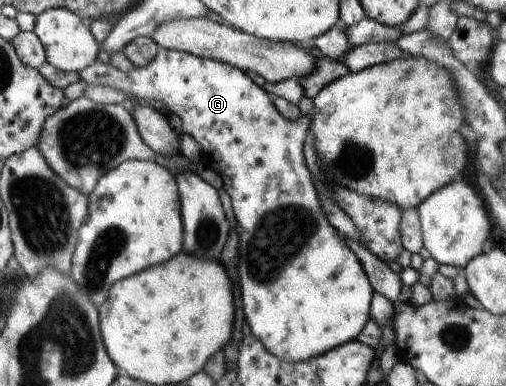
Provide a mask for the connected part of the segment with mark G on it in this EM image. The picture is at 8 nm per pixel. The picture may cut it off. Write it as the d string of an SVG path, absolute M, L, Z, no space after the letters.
M160 48L155 59L150 61L149 65L144 68L135 68L128 74L115 69L111 64L106 65L98 59L93 62L93 65L80 71L80 79L86 81L88 85L118 89L127 95L138 97L141 103L147 104L151 99L163 101L167 105L169 113L178 115L181 118L182 133L191 135L202 146L204 160L209 166L212 166L212 169L223 180L223 187L231 197L233 215L236 219L235 223L239 223L239 227L241 227L241 231L239 231L239 267L237 269L239 269L239 277L241 277L239 285L241 285L241 301L243 301L243 311L245 311L245 327L249 329L250 335L255 336L269 353L286 362L302 362L314 356L323 355L344 343L357 340L357 336L370 320L370 303L375 291L371 287L361 267L361 262L357 259L355 253L345 245L341 234L323 215L320 201L316 196L317 191L313 185L313 179L311 179L312 174L309 172L303 156L303 142L311 125L309 115L303 115L297 121L288 121L275 108L275 105L269 99L269 94L261 86L256 85L242 69L217 60L200 58L185 52L165 48Z

